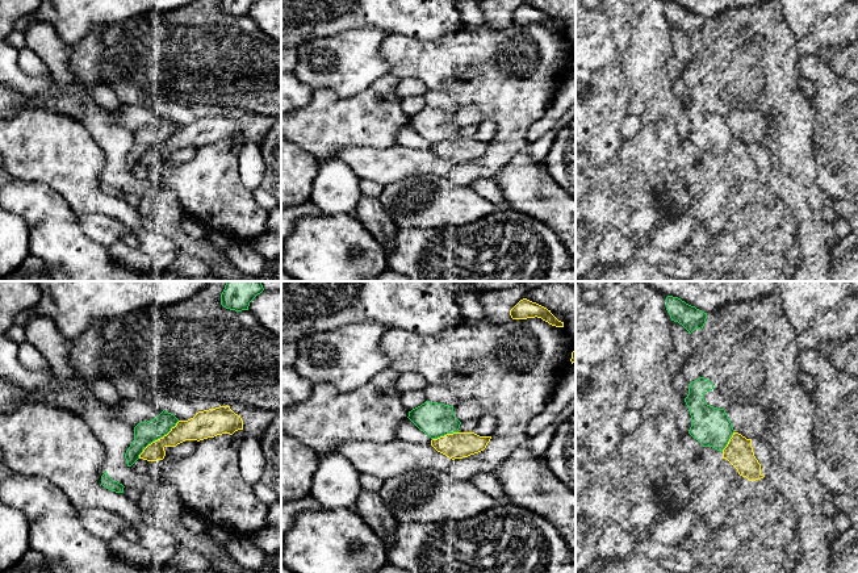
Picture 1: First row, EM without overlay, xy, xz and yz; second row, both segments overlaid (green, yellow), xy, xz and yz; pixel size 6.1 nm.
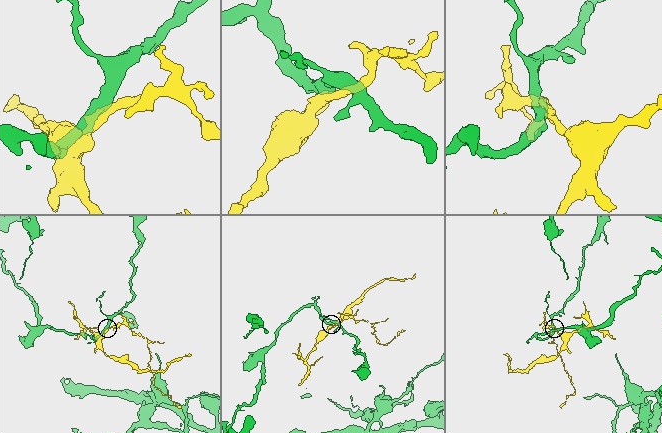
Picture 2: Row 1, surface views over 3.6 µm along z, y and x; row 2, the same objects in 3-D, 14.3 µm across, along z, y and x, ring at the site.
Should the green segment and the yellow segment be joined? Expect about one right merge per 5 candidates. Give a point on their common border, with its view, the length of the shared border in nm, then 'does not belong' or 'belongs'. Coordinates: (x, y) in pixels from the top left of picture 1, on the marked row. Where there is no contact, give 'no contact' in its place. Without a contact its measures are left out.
xy (157, 439) | 340 nm | does not belong

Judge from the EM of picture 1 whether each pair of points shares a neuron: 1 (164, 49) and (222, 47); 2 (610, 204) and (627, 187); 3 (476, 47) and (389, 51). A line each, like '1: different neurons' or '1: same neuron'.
1: same neuron
2: different neurons
3: same neuron

